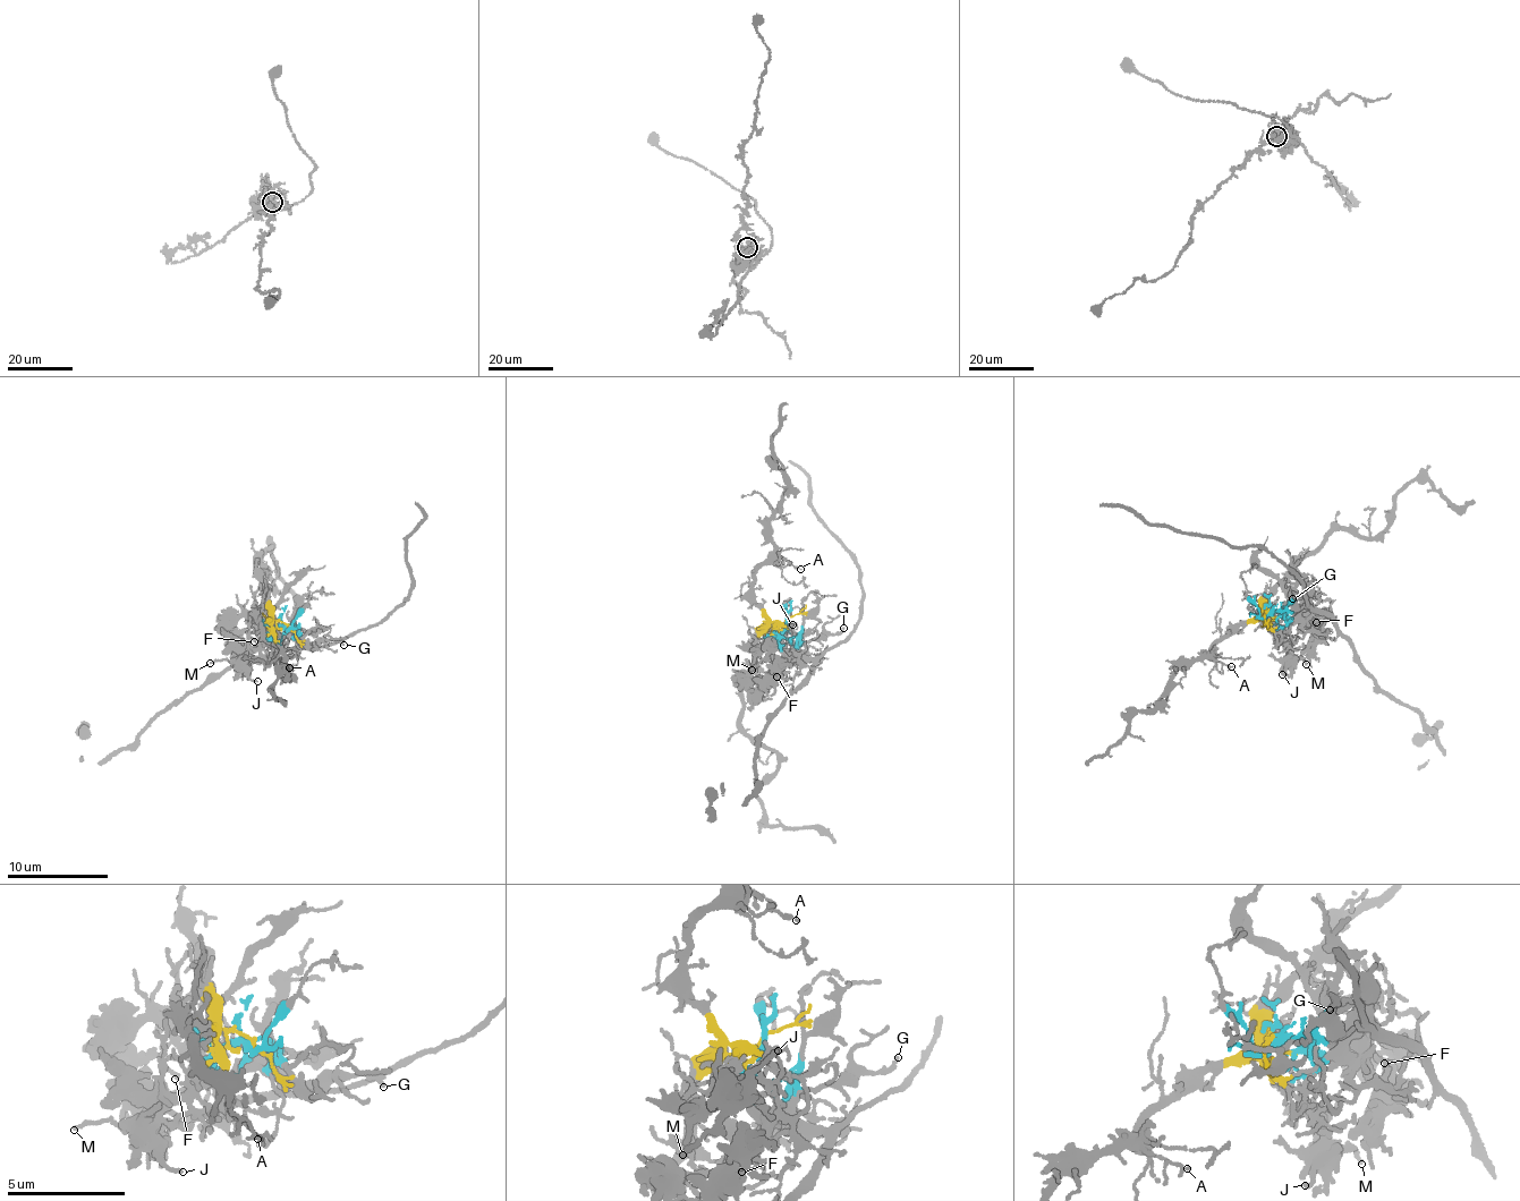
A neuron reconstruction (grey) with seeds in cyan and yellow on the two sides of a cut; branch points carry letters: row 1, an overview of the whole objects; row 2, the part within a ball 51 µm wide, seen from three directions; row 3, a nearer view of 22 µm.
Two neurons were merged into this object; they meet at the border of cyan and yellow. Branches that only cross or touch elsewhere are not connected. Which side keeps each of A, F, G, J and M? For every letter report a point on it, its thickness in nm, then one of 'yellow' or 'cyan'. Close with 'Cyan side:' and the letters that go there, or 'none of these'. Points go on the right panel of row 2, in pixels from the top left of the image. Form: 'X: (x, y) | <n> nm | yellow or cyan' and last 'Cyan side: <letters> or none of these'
A: (1231, 666) | 140 nm | yellow
F: (1316, 622) | 150 nm | cyan
G: (1292, 598) | 180 nm | cyan
J: (1282, 674) | 150 nm | cyan
M: (1306, 664) | 160 nm | cyan
Cyan side: F, G, J, M

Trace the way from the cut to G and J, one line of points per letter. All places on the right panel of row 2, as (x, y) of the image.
G: (1266, 614), (1281, 604), (1295, 612), (1296, 596), (1293, 598)
J: (1266, 614), (1276, 613), (1289, 650), (1283, 674)

